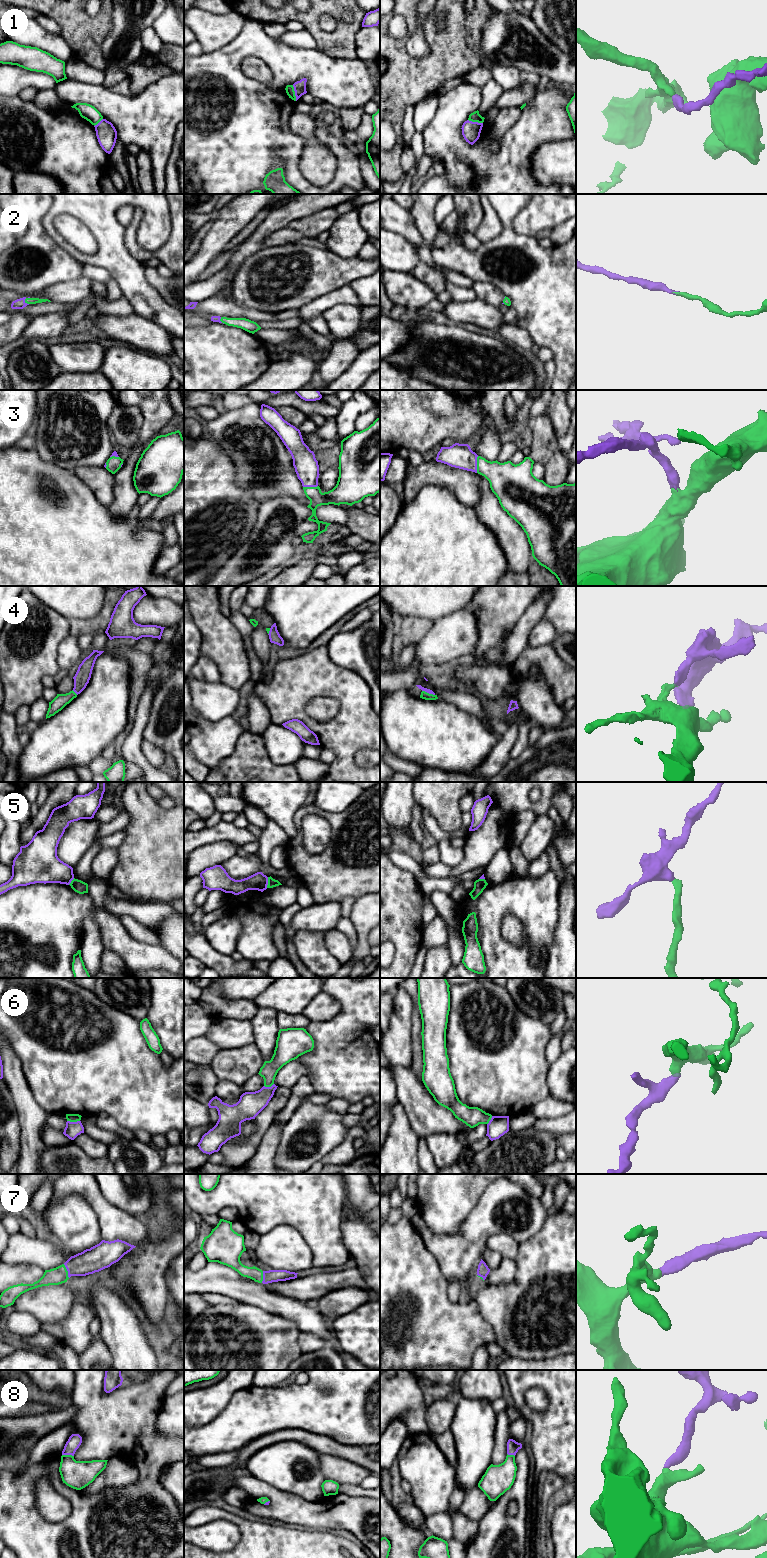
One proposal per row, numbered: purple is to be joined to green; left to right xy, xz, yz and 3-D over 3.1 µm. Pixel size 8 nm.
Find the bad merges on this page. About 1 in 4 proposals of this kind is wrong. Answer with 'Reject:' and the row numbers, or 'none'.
Reject: 1, 5, 6

